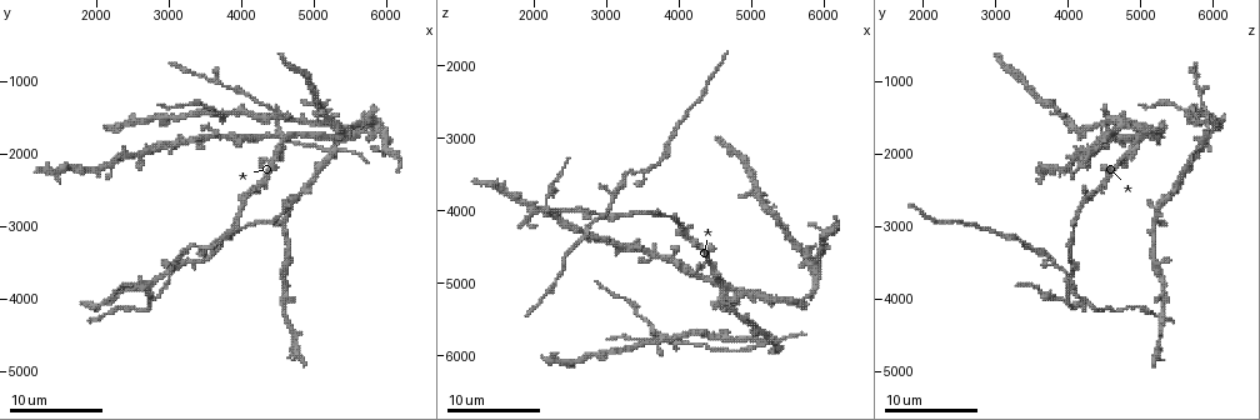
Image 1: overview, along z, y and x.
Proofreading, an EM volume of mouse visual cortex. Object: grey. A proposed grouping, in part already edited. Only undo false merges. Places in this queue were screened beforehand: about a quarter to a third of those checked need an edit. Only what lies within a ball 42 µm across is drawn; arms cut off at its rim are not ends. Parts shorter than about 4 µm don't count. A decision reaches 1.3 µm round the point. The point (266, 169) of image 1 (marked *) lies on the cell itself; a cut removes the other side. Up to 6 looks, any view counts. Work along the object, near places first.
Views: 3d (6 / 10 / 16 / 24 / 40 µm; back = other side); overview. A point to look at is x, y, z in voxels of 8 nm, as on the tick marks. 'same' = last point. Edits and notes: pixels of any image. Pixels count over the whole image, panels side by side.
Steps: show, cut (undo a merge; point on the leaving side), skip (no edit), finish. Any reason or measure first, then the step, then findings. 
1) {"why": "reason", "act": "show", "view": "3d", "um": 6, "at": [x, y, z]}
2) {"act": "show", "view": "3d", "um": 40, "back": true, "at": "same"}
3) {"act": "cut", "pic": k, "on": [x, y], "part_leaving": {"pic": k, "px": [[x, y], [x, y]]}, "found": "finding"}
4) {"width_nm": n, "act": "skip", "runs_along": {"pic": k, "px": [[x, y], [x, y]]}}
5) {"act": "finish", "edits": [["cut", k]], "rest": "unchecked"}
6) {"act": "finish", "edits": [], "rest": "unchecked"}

{"why": "four arms meet", "act": "show", "view": "3d", "um": 6, "at": [3000, 3700, 4000]}

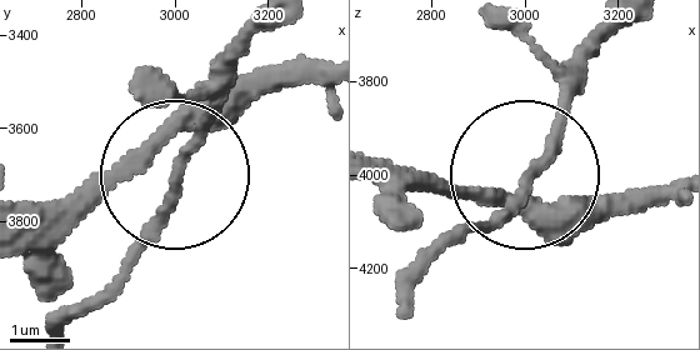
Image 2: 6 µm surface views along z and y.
{"arms": 4, "act": "skip", "found": "all the same cell"}

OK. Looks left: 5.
{"why": "sudden change in width", "act": "show", "view": "3d", "um": 16, "at": [3250, 3350, 3550]}

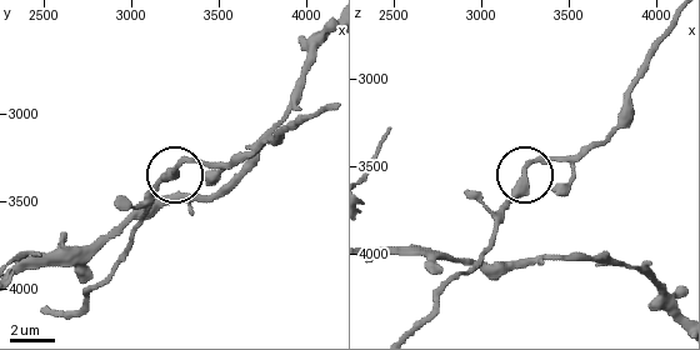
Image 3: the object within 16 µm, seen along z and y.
{"act": "skip", "runs_along": {"pic": 3, "px": [[326, 40], [233, 178], [131, 226], [188, 163], [236, 161]]}, "found": "continuous, no second cell"}

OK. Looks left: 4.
{"why": "four arms meet", "act": "show", "view": "3d", "um": 6, "at": [3750, 1450, 5750]}

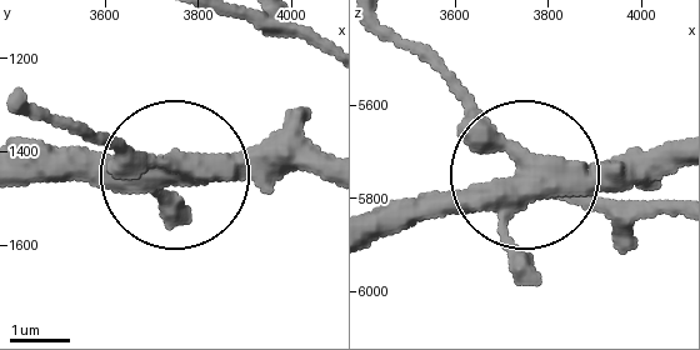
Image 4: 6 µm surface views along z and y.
{"side_arm_um": 10, "act": "cut", "pic": 4, "on": [115, 148], "part_leaving": {"pic": 4, "px": [[166, 169], [26, 114]]}, "found": "a second cell is stuck on"}

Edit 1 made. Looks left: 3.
{"act": "finish", "edits": [["cut", 4]], "rest": "unchecked"}

